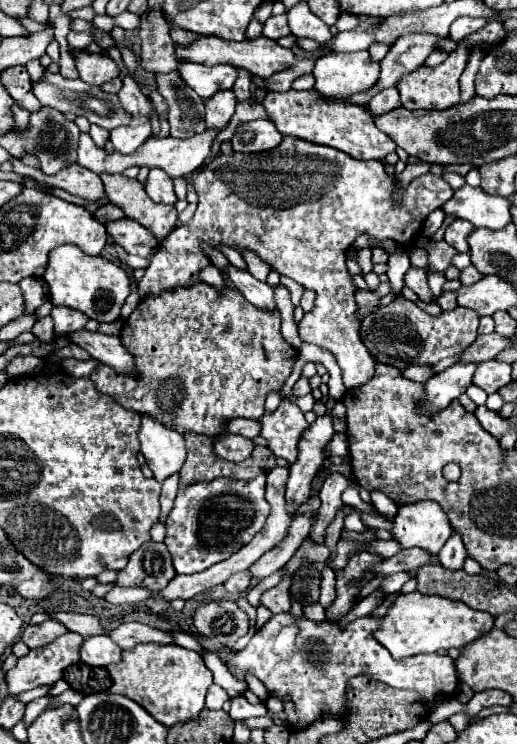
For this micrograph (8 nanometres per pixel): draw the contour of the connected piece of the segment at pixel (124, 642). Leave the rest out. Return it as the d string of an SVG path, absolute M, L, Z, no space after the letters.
M135 621L121 623L119 627L111 629L109 637L121 649L133 649L139 643L149 643L149 641L155 641L155 643L173 643L169 633L165 633L161 629L153 629L153 627L143 625L143 623L135 623Z

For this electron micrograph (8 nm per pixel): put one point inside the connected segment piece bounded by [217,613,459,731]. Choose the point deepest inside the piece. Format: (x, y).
(307, 665)

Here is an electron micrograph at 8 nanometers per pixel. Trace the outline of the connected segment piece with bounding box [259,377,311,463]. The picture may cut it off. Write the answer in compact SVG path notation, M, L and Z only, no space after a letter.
M299 379L291 389L291 395L281 401L281 405L273 413L265 413L259 423L261 423L261 437L267 439L267 447L283 459L289 459L293 463L297 459L297 441L307 429L307 421L297 407L295 399L311 393L309 381Z

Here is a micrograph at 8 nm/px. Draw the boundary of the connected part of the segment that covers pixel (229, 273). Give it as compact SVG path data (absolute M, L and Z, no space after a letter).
M229 263L225 269L221 269L221 273L229 281L233 281L233 285L243 293L243 297L249 303L253 303L253 305L257 305L259 309L265 309L265 311L277 309L275 299L273 299L273 289L267 283L255 279L247 269L239 269L239 267Z

